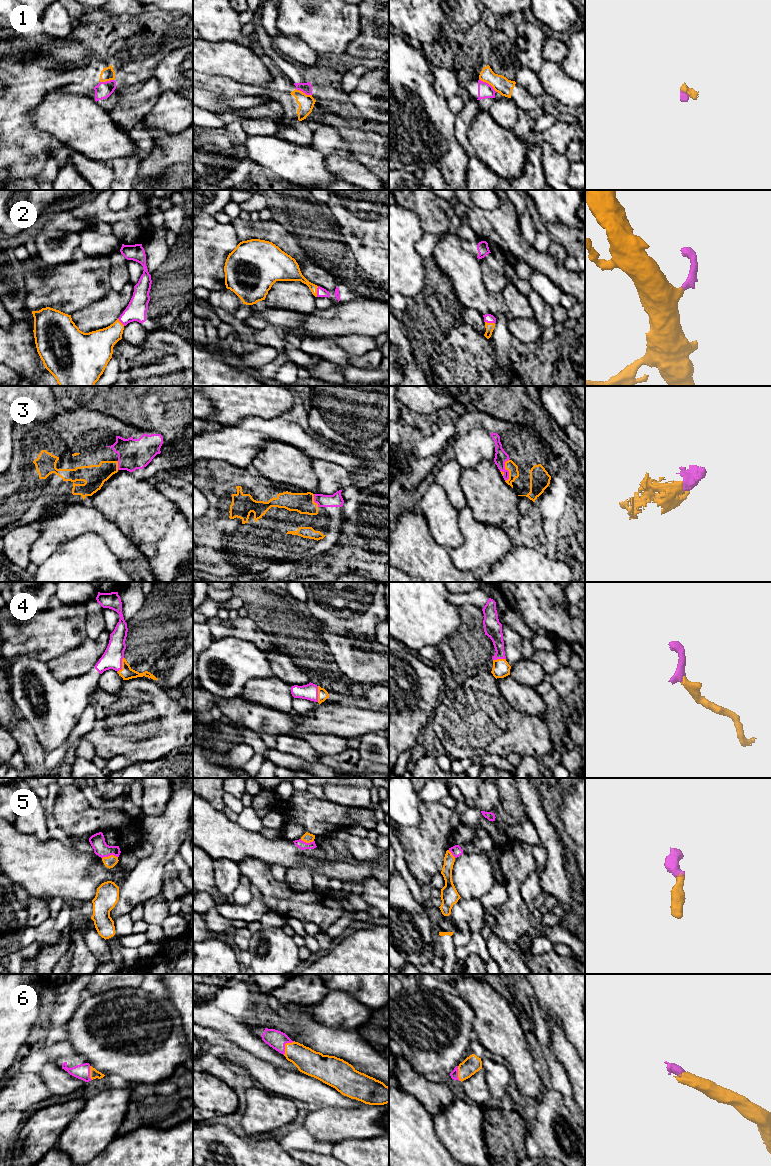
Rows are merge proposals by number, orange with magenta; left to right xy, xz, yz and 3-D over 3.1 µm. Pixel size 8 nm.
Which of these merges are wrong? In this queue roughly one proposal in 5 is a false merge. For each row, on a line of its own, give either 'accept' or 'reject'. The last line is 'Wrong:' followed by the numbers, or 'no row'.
1: reject
2: accept
3: accept
4: accept
5: accept
6: accept
Wrong: 1

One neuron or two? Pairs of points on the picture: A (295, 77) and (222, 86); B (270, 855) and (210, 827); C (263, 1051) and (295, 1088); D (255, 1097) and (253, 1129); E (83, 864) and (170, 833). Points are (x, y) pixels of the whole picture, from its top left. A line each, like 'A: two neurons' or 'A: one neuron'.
A: two neurons
B: one neuron
C: two neurons
D: one neuron
E: two neurons

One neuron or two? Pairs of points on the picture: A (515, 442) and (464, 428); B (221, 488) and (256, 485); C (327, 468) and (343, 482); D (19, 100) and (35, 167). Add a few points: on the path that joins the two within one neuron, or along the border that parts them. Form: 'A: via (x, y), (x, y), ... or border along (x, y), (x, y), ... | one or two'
A: via (502, 432), (489, 423), (477, 423) | one
B: via (226, 500), (242, 501), (249, 497) | one
C: via (331, 472), (339, 478) | one
D: via (19, 117), (19, 135), (33, 150) | one

